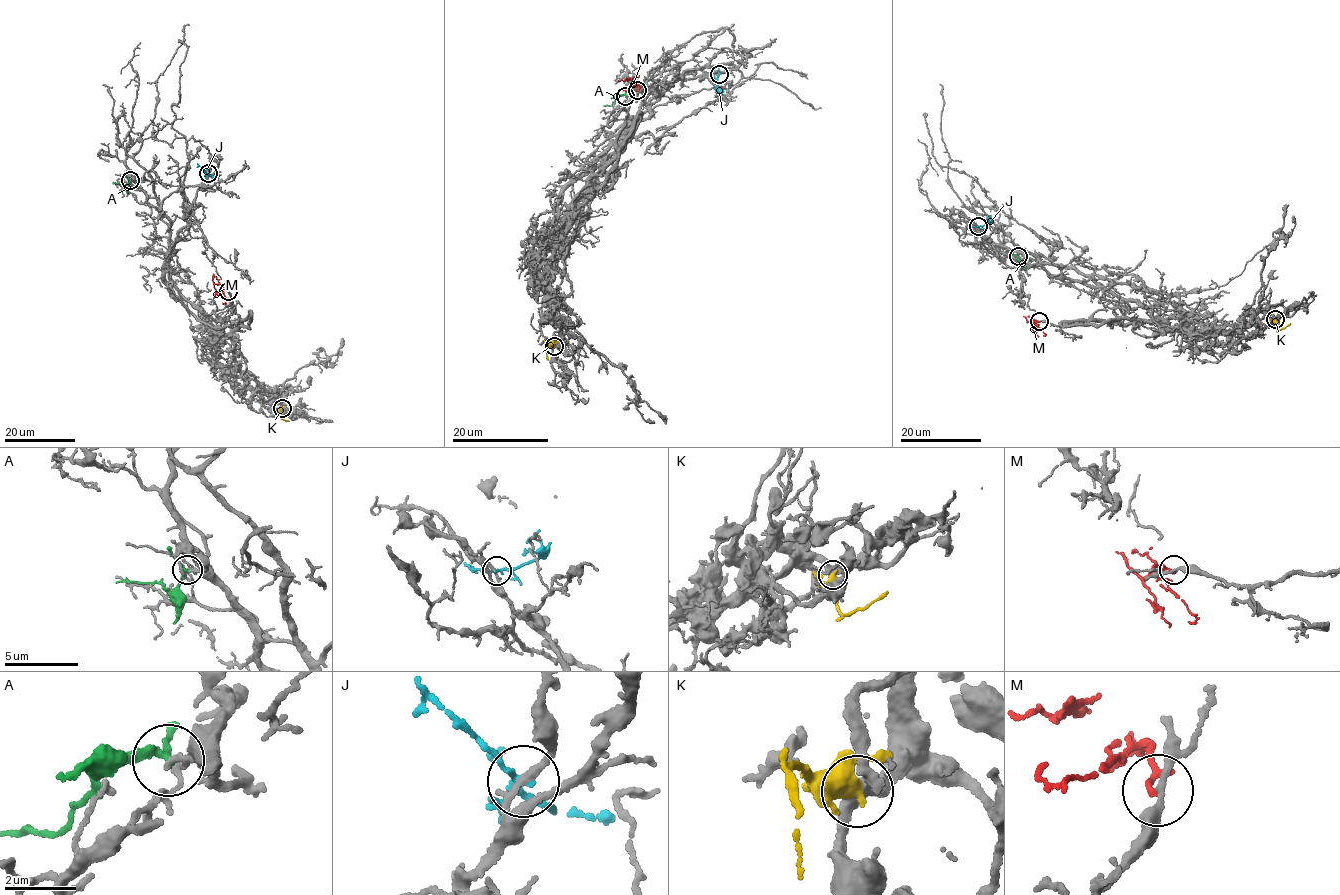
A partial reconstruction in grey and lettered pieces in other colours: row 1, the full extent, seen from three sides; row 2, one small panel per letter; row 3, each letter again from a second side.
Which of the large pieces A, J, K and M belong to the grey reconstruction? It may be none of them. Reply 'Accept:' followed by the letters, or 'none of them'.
Accept: K

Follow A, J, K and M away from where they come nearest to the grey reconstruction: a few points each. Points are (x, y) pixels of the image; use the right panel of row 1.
A: (1018, 256), (1021, 262), (1029, 259), (1031, 262)
J: (977, 227), (990, 221), (984, 222)
K: (1276, 319), (1279, 330), (1290, 323)
M: (1039, 321), (1033, 321), (1031, 326), (1037, 337)

